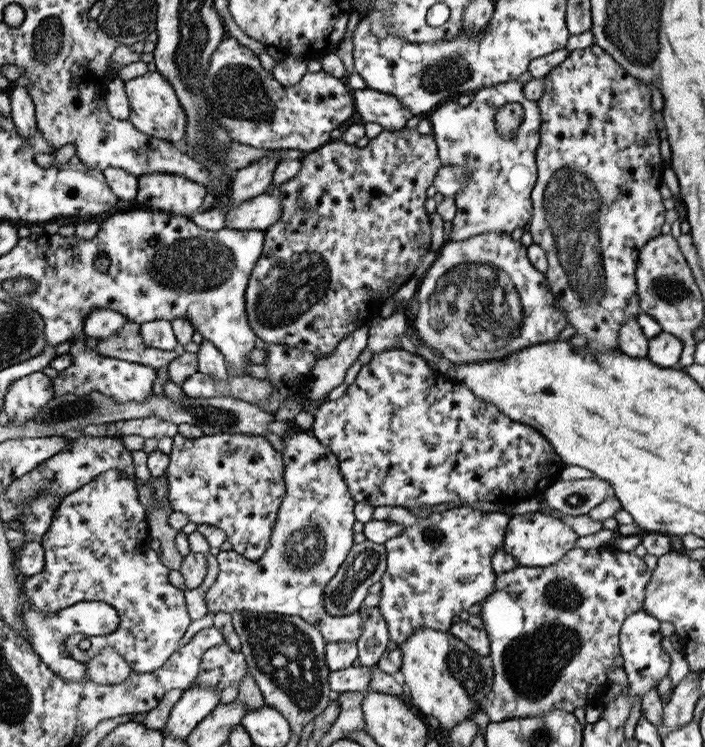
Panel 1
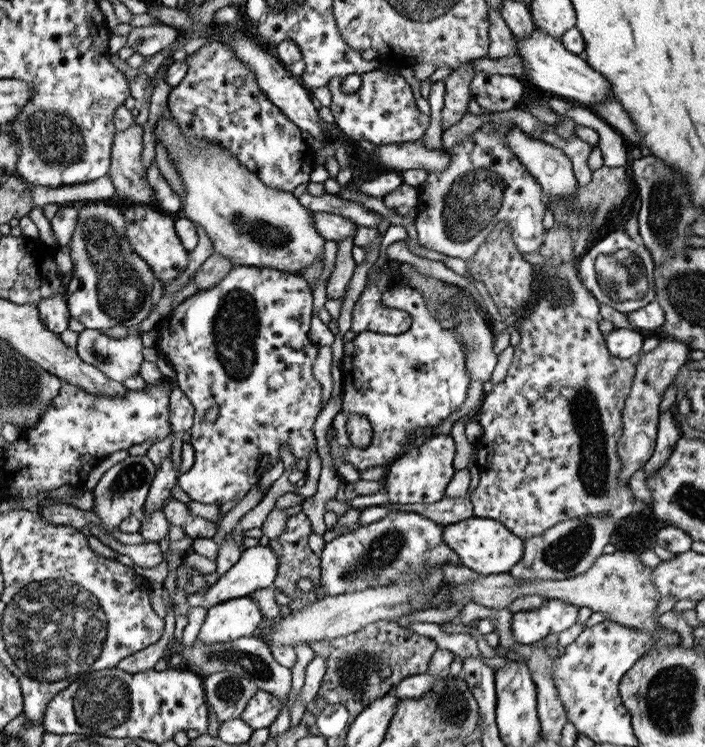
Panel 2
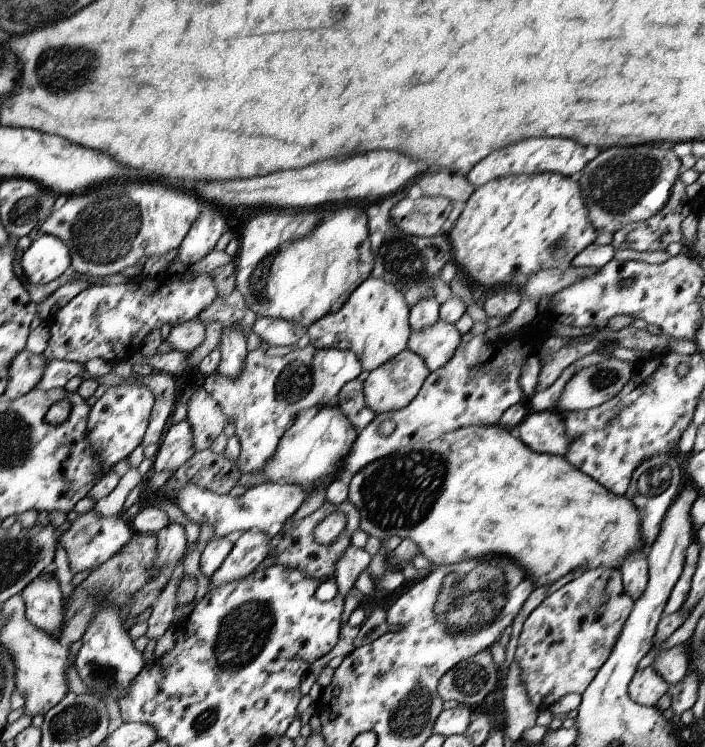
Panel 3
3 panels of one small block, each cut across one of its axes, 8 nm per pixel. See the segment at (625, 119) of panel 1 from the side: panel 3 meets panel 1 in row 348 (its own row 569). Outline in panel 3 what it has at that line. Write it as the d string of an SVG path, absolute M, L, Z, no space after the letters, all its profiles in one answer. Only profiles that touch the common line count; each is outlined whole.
M598 567L582 572L579 578L565 584L558 591L554 592L549 597L546 597L540 605L530 613L522 626L522 631L518 638L517 648L514 654L514 661L518 663L520 669L519 677L521 683L525 686L528 700L534 705L534 708L537 708L538 712L540 710L548 710L557 700L560 700L567 694L582 694L588 686L590 686L590 683L595 679L596 674L599 673L600 668L604 666L608 657L611 656L611 652L613 651L614 645L617 643L618 637L622 632L624 623L632 612L634 603L633 598L625 591L620 569L605 569L604 567Z

